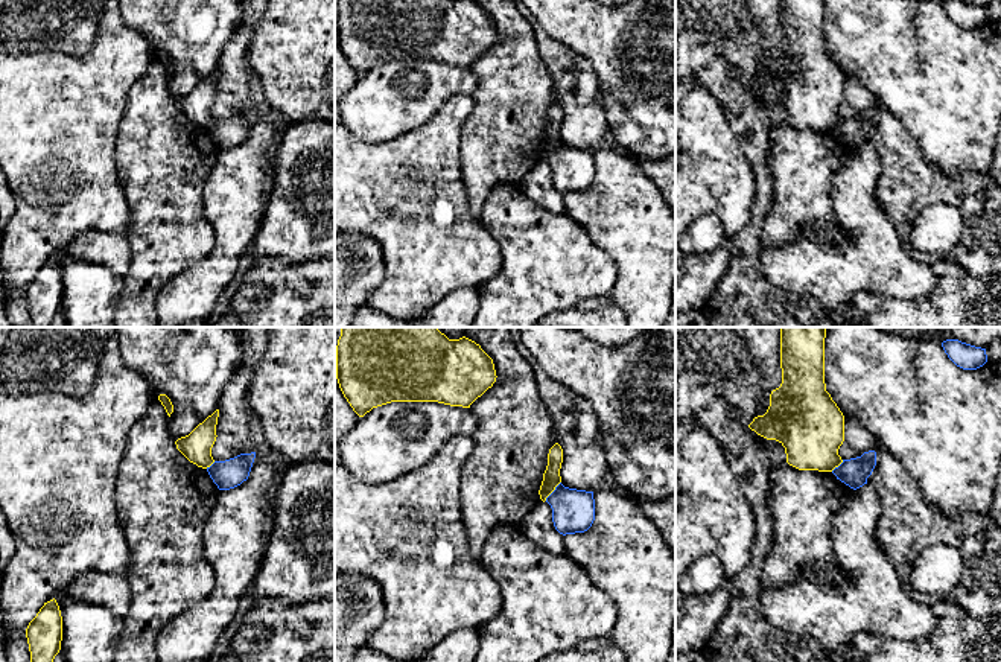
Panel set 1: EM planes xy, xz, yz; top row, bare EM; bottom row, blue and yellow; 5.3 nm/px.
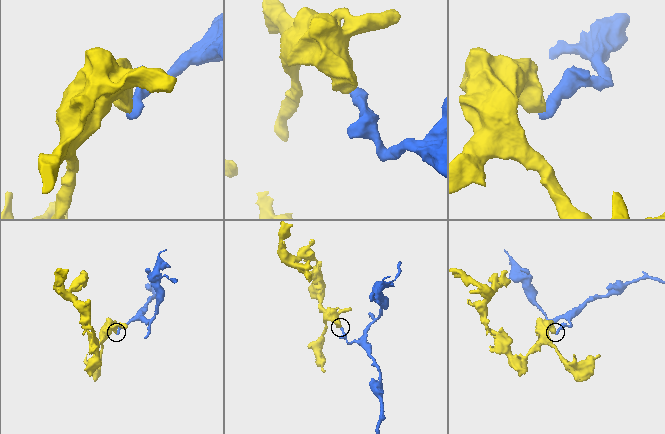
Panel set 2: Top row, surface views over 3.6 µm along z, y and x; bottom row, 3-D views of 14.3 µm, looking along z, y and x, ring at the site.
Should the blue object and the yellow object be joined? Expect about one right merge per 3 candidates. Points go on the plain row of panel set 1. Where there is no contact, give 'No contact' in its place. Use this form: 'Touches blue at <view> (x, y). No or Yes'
Touches blue at xz (554, 149). No

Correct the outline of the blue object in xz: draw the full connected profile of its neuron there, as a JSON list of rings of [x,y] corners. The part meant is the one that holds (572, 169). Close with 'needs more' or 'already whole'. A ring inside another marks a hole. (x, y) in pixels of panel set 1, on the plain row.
[[[561,142],[546,157],[555,189],[566,195],[587,190],[595,180],[593,151],[564,146]]]; already whole

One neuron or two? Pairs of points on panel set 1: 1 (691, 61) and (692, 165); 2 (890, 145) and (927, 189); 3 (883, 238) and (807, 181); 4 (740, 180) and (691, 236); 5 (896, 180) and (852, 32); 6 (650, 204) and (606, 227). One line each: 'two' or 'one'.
1: two
2: one
3: two
4: two
5: two
6: one

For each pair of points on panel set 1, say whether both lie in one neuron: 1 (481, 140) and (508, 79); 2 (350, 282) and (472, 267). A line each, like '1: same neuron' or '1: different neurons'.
1: same neuron
2: different neurons

